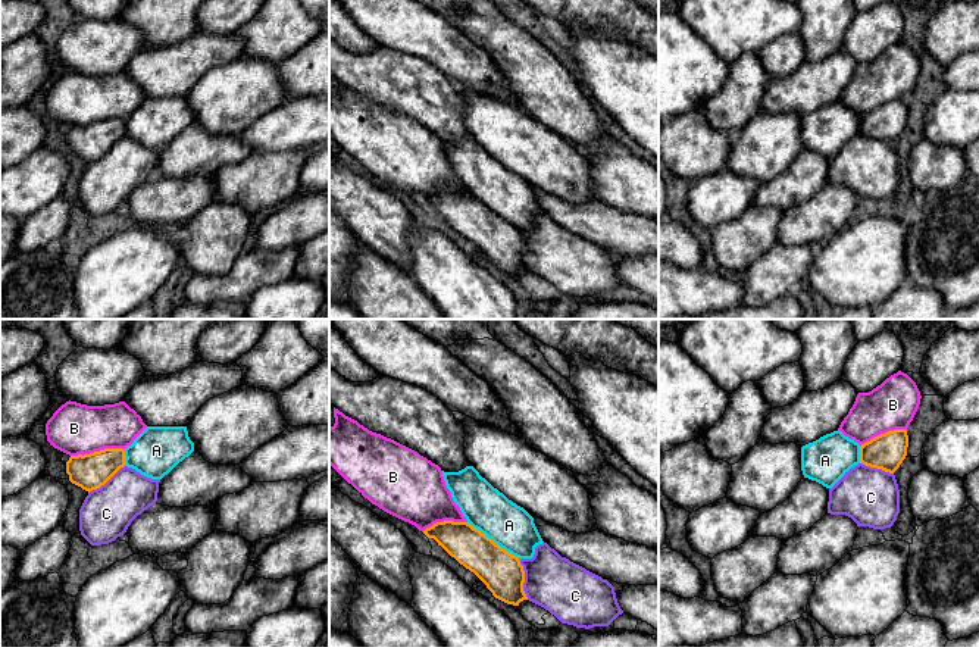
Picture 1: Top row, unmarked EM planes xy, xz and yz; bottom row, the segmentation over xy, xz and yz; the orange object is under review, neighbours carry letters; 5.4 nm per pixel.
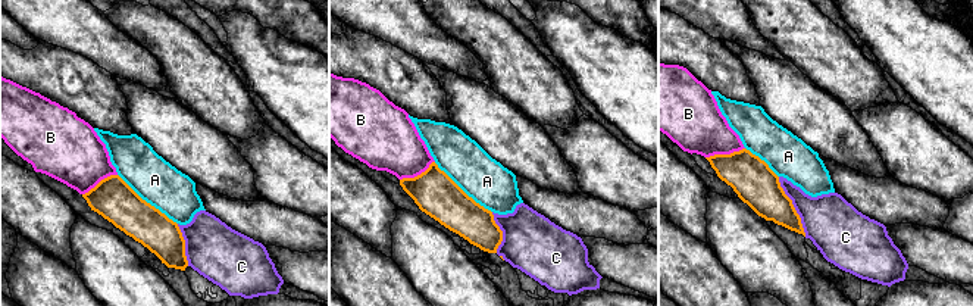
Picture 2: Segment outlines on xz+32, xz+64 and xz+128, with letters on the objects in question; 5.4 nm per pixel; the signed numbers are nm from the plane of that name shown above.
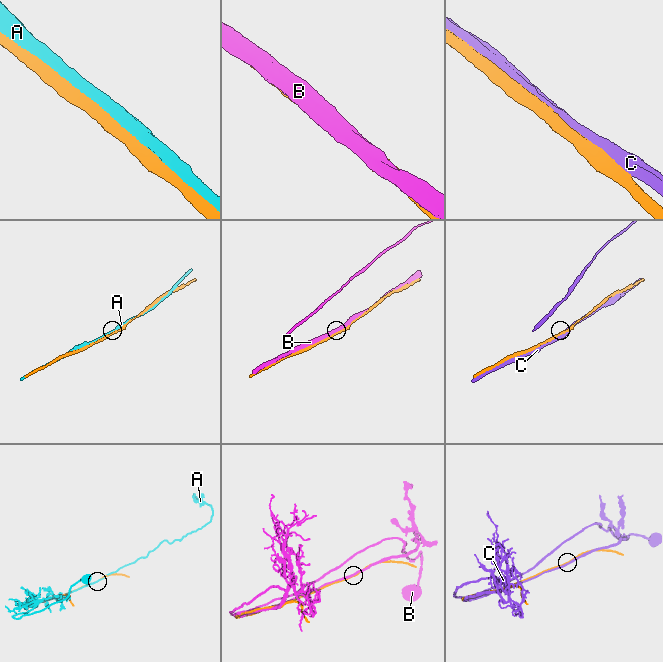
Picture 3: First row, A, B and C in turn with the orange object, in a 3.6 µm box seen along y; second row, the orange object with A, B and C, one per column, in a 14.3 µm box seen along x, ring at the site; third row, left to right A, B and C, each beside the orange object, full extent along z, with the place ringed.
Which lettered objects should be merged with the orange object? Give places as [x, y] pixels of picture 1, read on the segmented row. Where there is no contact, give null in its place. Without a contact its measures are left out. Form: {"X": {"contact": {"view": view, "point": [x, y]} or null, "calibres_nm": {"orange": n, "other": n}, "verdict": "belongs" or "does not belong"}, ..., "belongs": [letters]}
{"A": {"contact": {"view": "xz", "point": [491, 540]}, "calibres_nm": {"orange": 220, "other": 240}, "verdict": "does not belong"}, "B": {"contact": {"view": "xy", "point": [97, 452]}, "calibres_nm": {"orange": 190, "other": 280}, "verdict": "does not belong"}, "C": {"contact": {"view": "xz", "point": [524, 580]}, "calibres_nm": {"orange": 220, "other": 300}, "verdict": "does not belong"}, "belongs": []}

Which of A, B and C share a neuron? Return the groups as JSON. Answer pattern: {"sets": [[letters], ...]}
{"sets": [["A"], ["B"], ["C"]]}

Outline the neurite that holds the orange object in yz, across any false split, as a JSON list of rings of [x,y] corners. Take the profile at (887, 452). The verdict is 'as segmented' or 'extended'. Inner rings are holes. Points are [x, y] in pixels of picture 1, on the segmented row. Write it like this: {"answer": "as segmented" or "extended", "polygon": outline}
{"answer": "as segmented", "polygon": [[[907,429],[881,434],[860,447],[860,463],[894,473],[907,456]]]}

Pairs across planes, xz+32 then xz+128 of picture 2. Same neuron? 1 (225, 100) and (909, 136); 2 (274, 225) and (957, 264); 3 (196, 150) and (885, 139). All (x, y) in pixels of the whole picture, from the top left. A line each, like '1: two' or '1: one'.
1: two
2: two
3: two

